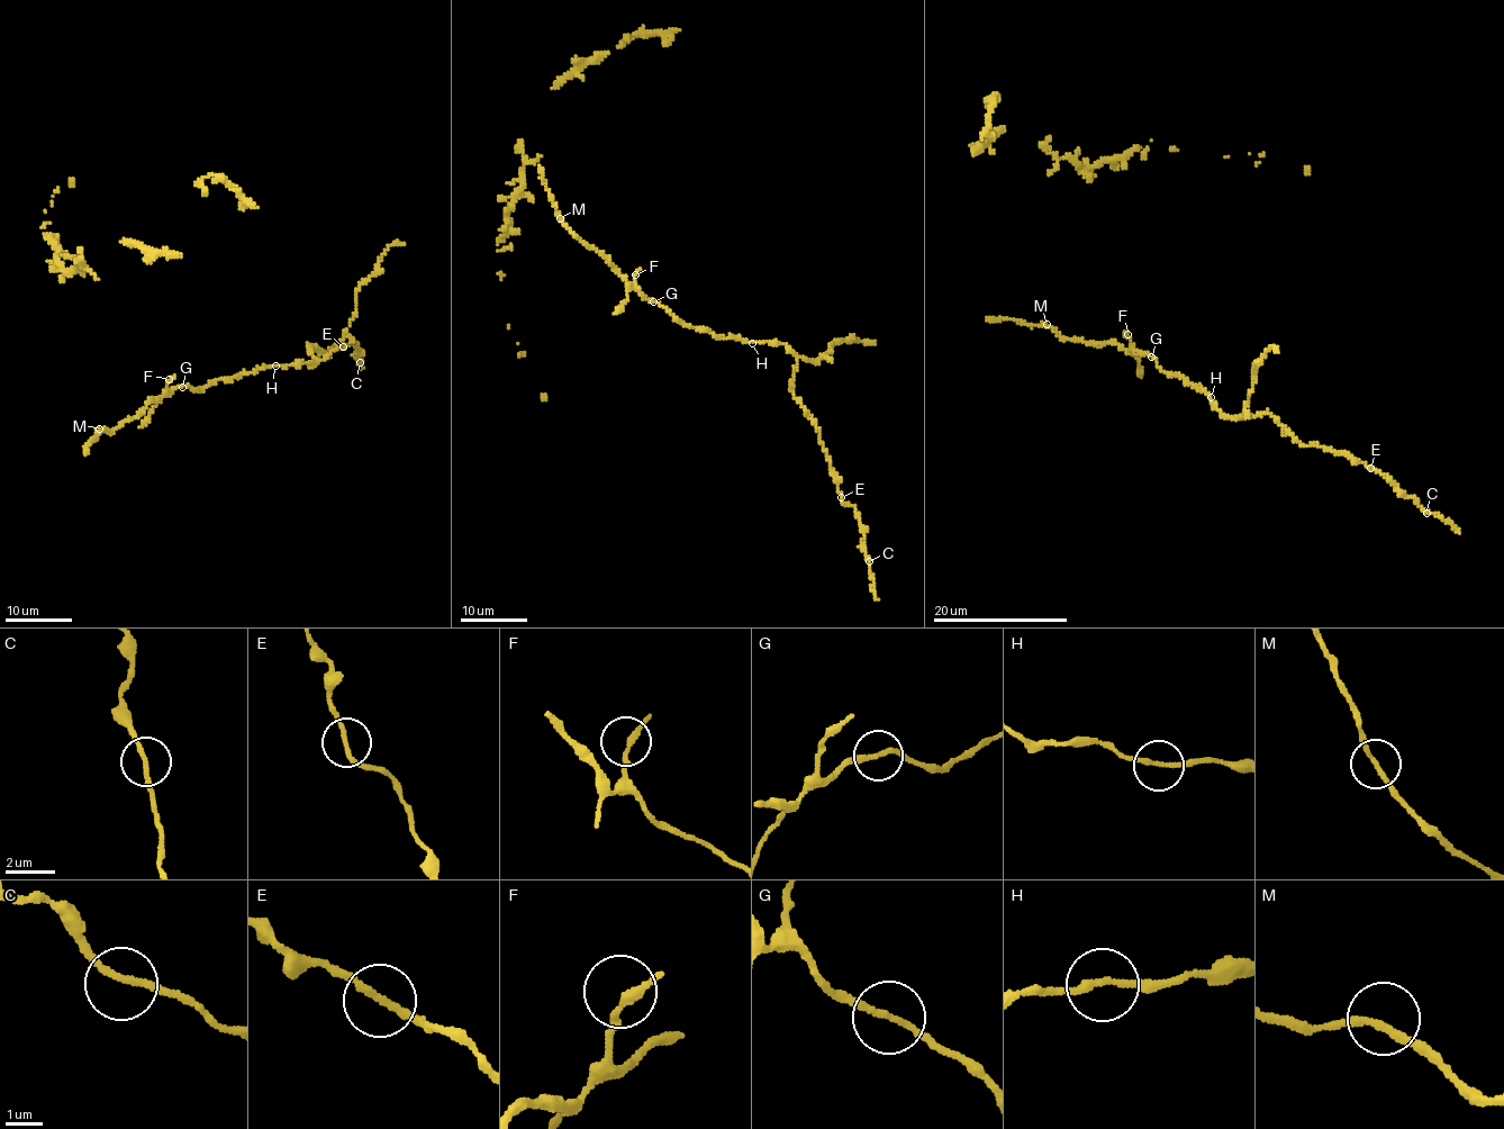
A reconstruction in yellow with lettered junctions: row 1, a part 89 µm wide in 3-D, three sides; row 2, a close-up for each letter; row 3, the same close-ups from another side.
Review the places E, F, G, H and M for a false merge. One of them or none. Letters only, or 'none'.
none

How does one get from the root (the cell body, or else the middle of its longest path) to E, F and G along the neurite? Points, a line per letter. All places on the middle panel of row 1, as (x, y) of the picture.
E: (612, 264), (631, 288), (688, 326), (754, 343), (782, 343), (796, 357), (790, 391), (818, 432), (841, 497)
F: (612, 264), (631, 288), (635, 274)
G: (612, 264), (631, 288), (653, 301)

